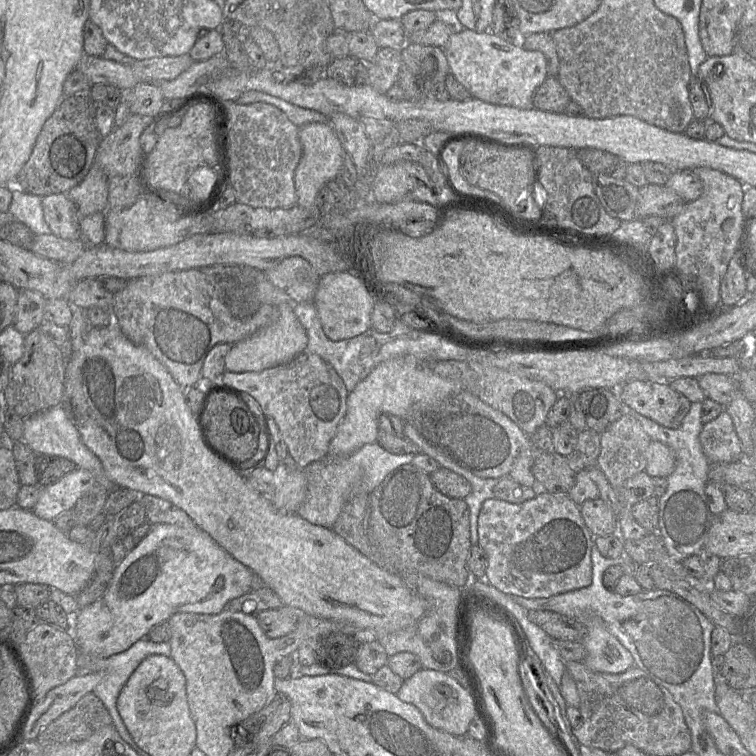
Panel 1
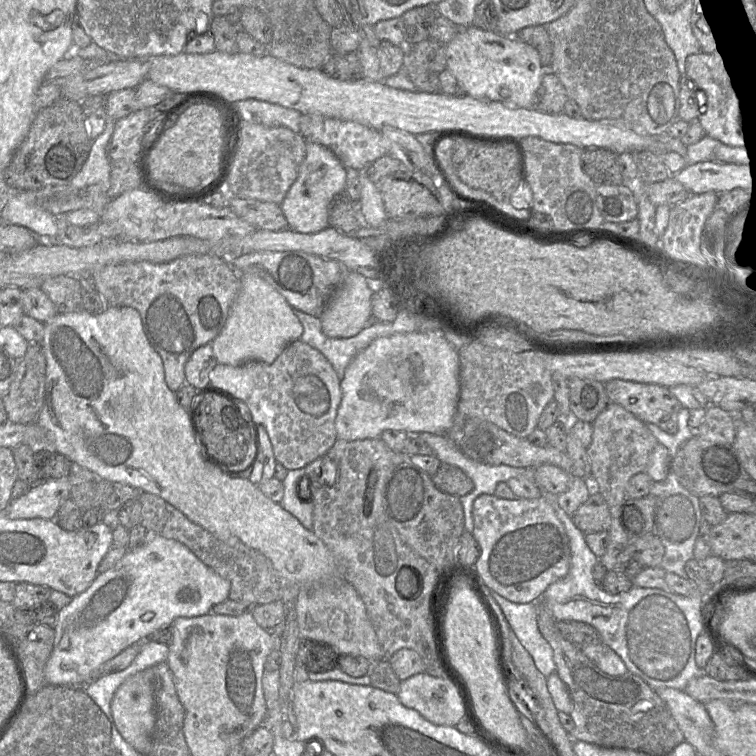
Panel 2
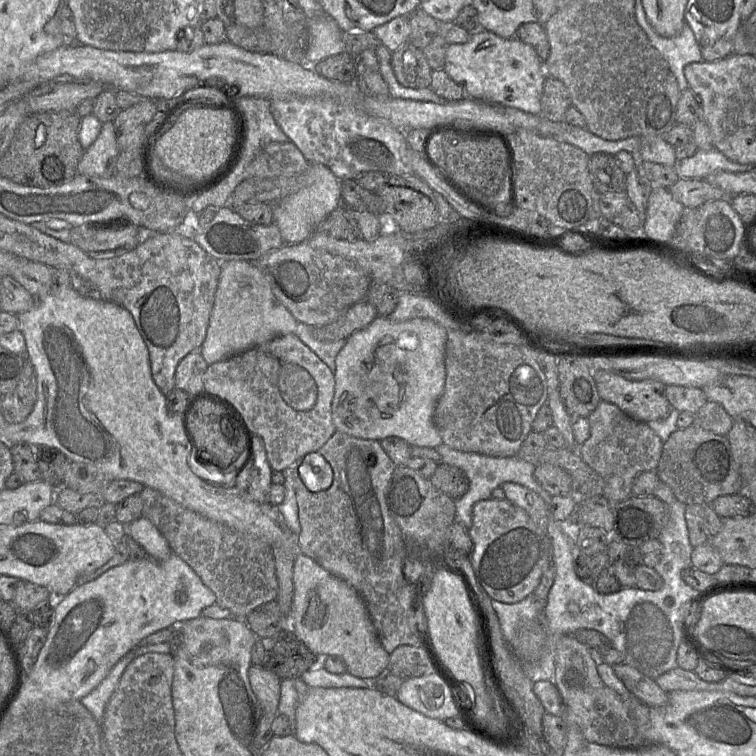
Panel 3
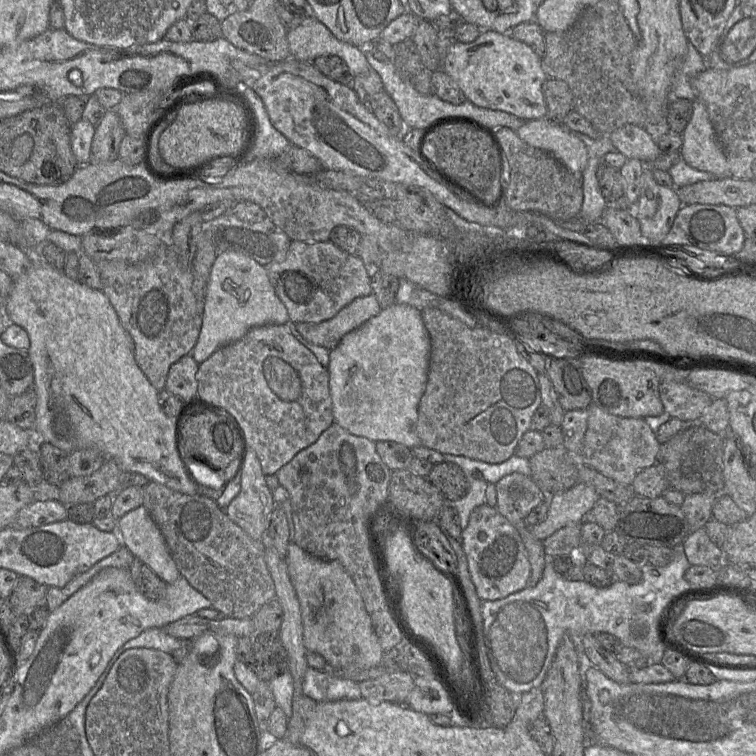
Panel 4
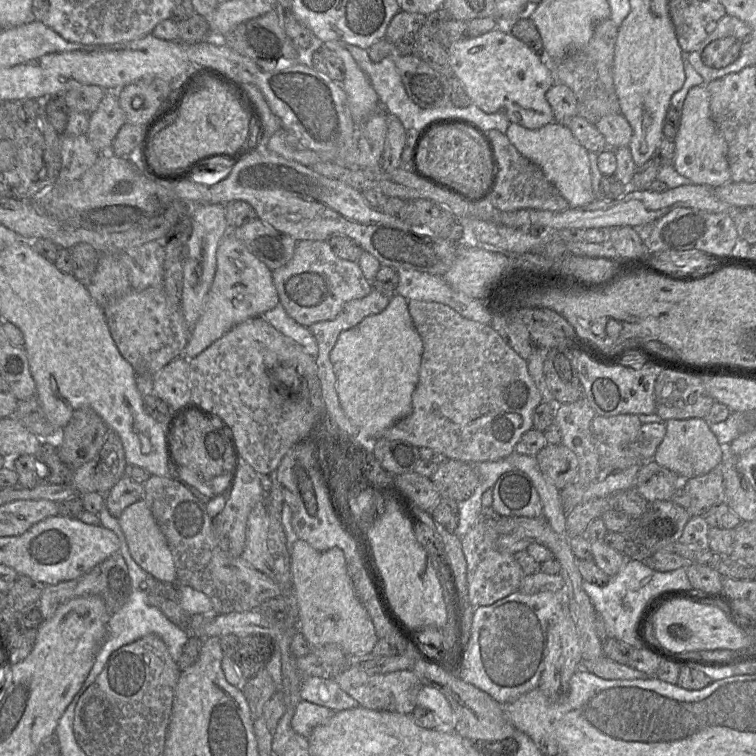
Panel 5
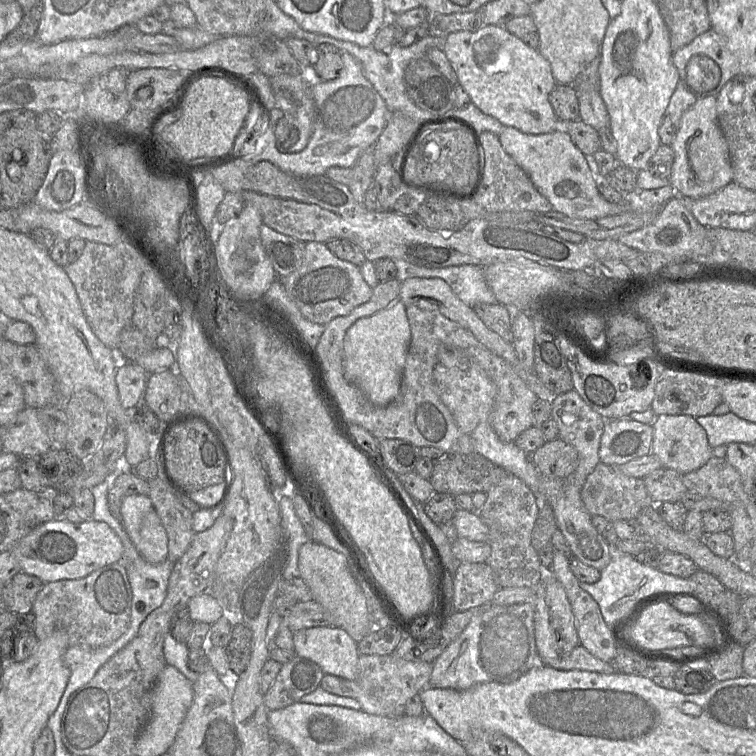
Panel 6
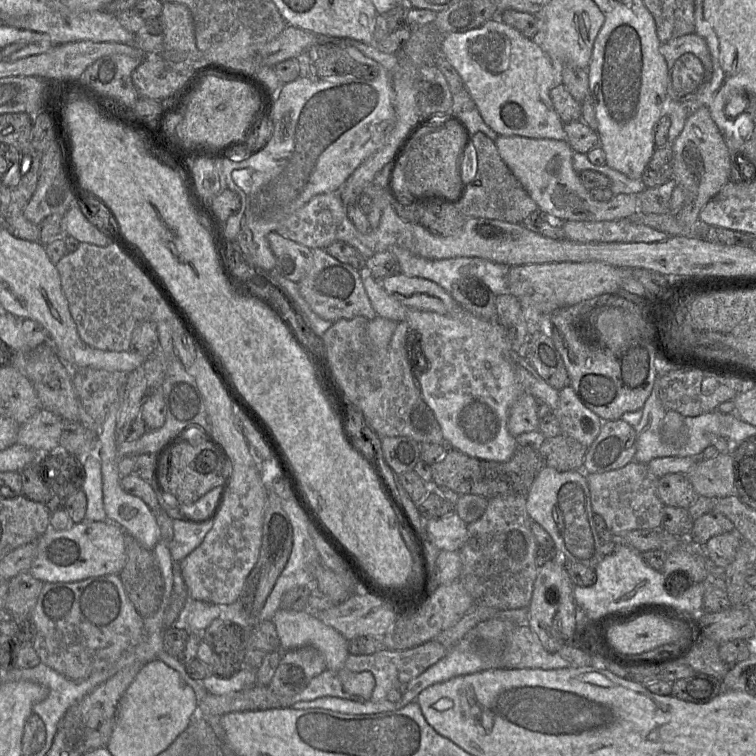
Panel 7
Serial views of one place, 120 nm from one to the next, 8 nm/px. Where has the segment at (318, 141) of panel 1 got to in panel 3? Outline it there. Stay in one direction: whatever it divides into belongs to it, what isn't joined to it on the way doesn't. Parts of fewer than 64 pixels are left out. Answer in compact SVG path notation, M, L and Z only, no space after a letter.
M310 163L305 171L307 185L273 205L274 224L279 228L284 244L307 241L328 216L342 205L341 180L323 164Z

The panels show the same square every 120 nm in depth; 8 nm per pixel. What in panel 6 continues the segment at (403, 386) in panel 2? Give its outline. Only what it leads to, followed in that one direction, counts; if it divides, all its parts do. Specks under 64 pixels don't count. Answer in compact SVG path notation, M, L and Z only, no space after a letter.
M397 300L371 316L355 321L343 341L344 377L376 406L390 404L399 394L411 331L405 304Z

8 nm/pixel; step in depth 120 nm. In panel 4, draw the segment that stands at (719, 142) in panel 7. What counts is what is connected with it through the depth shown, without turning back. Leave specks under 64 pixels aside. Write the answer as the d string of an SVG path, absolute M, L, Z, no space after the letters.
M696 98L692 106L691 119L681 134L683 139L680 149L682 159L692 168L711 173L717 178L731 177L729 176L729 165L726 156L716 137L705 104Z

